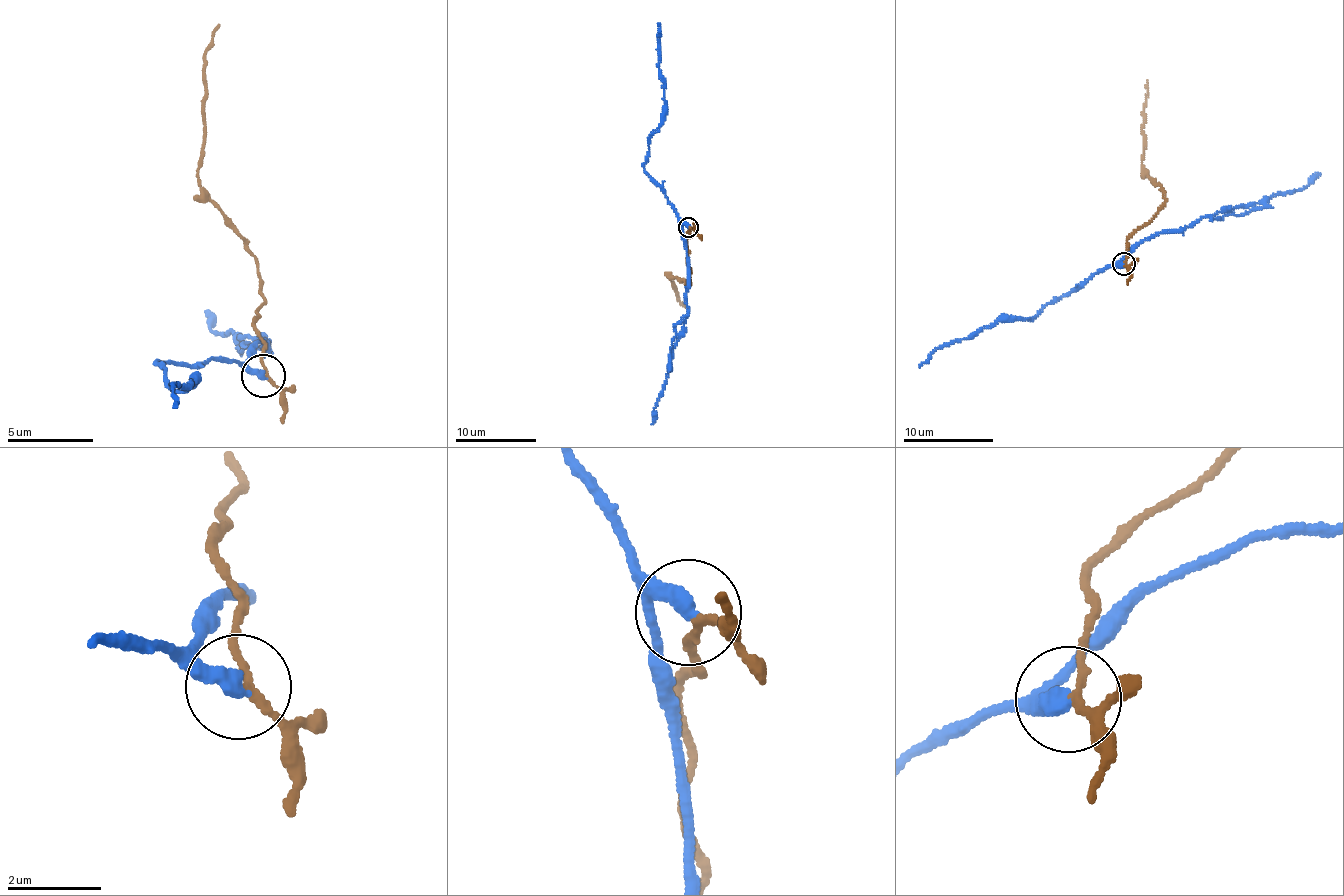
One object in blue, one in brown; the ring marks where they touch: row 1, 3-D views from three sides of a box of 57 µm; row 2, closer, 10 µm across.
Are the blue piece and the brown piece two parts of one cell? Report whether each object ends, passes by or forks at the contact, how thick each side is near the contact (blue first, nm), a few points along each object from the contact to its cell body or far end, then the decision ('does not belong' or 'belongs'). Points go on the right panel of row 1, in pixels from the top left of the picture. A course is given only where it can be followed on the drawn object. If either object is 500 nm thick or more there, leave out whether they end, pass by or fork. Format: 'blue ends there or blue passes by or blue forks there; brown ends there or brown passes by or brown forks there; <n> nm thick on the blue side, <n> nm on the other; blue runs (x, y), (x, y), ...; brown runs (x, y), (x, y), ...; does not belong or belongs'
blue ends there; brown passes by; 420 nm thick on the blue side, 140 nm on the other; blue runs (1124, 264), (1097, 270), (1027, 319), (997, 321), (966, 339), (940, 346), (919, 366); brown runs (1124, 264), (1127, 240), (1165, 202), (1163, 188), (1147, 175), (1142, 164), (1147, 80); does not belong

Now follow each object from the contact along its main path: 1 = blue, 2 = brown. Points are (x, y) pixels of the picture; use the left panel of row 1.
1: (262, 377), (221, 355), (156, 360), (164, 381), (179, 391), (194, 379), (178, 387), (171, 381), (175, 409)
2: (266, 377), (258, 330), (265, 301), (254, 253), (197, 174), (206, 46), (220, 23)

